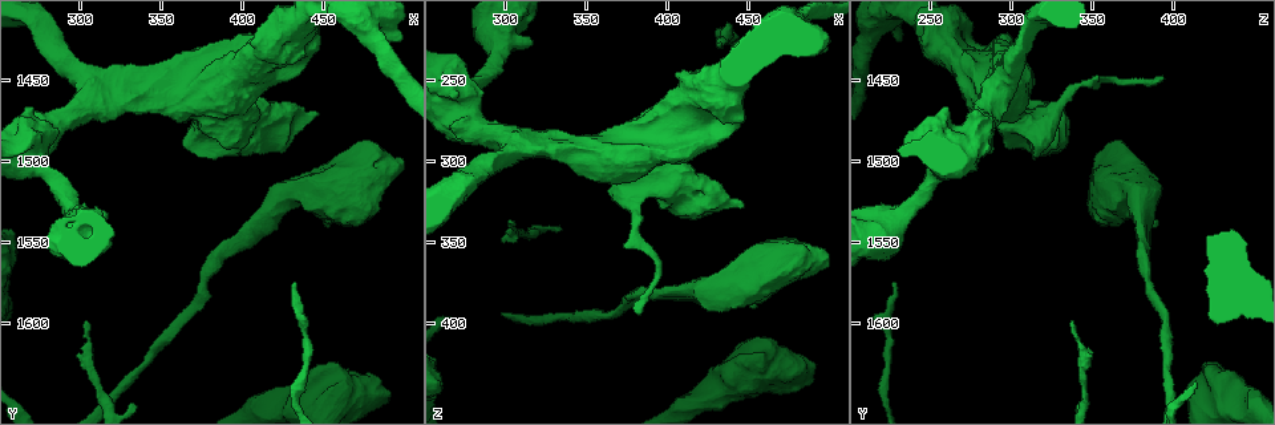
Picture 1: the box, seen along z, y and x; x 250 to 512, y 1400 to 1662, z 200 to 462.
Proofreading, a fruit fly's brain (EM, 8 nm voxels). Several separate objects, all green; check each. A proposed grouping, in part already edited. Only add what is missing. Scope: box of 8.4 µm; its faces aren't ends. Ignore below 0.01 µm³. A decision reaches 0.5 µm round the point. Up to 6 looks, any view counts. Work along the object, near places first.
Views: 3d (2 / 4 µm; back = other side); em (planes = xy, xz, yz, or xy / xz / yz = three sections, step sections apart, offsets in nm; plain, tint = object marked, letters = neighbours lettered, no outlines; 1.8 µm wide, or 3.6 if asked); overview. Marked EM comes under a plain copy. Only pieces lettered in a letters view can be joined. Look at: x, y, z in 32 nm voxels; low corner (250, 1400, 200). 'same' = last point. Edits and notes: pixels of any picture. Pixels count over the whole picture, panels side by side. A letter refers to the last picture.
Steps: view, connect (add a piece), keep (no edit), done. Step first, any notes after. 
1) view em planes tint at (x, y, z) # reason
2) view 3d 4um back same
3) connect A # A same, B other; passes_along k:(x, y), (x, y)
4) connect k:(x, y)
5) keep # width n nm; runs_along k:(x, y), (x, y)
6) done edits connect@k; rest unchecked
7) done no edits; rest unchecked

view 3d 4um at (498, 1426, 228) # an open end

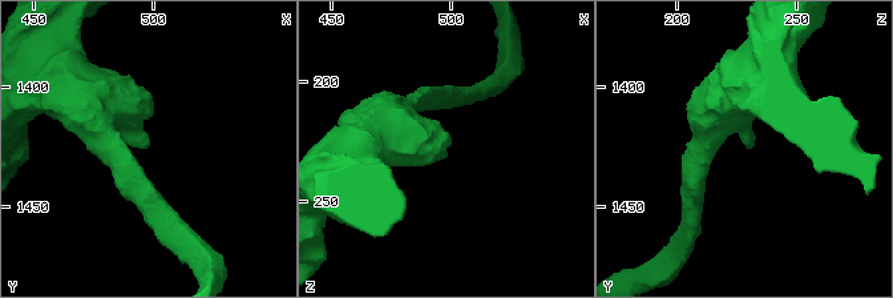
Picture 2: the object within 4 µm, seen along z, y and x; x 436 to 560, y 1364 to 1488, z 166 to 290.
view em planes letters at (497, 1425, 229) # shape alone is not enough

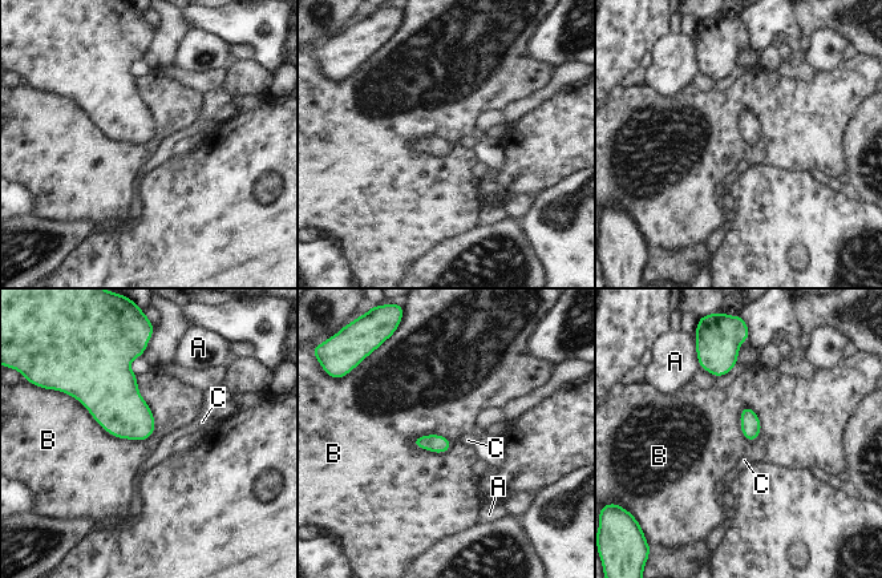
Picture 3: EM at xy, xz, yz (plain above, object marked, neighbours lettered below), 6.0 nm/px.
keep # A other, B other, C other; border 3:(68, 393), (114, 436), (156, 429); no lettered piece goes on from it

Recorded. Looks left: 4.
view em planes letters at (380, 1450, 394) # thin end

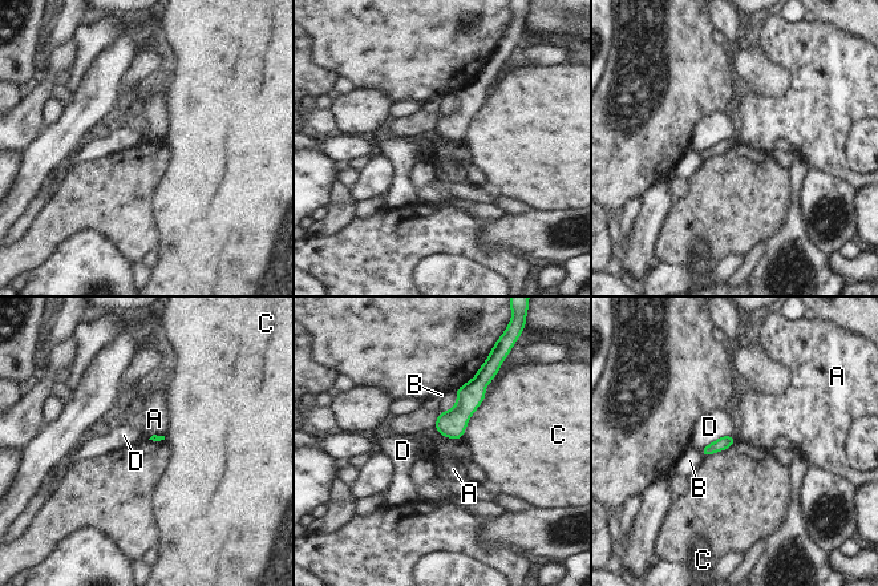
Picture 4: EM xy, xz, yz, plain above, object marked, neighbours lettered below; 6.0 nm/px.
keep # longest_contact C 300 nm; A other, B other, C other, D other; no lettered piece goes on from it

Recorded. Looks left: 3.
view 3d 2um at (446, 1470, 326) # branch stops here

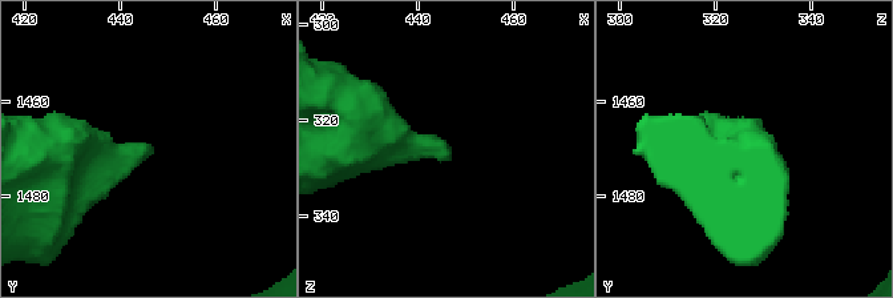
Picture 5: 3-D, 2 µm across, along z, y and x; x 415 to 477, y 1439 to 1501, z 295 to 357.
view em planes letters at (447, 1469, 326)

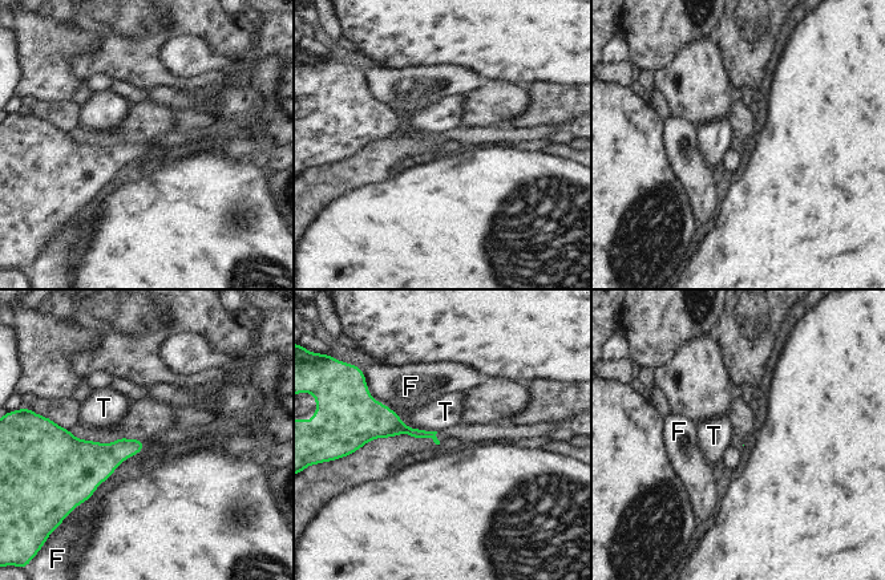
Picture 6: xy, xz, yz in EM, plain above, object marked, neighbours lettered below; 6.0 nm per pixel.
keep # F other, T other; border 6:(401, 420), (412, 428), (436, 432); none of them fits

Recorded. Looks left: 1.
done no edits; rest unchecked

